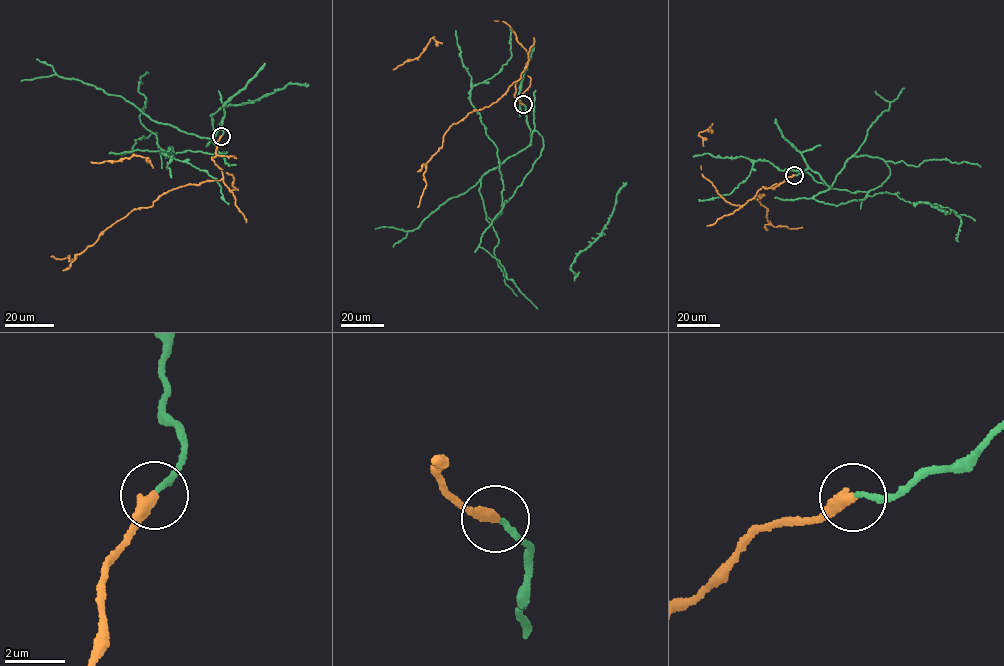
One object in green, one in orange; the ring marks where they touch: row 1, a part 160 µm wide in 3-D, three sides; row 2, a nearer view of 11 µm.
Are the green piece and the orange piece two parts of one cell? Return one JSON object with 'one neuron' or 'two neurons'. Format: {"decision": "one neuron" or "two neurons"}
{"decision": "one neuron"}

